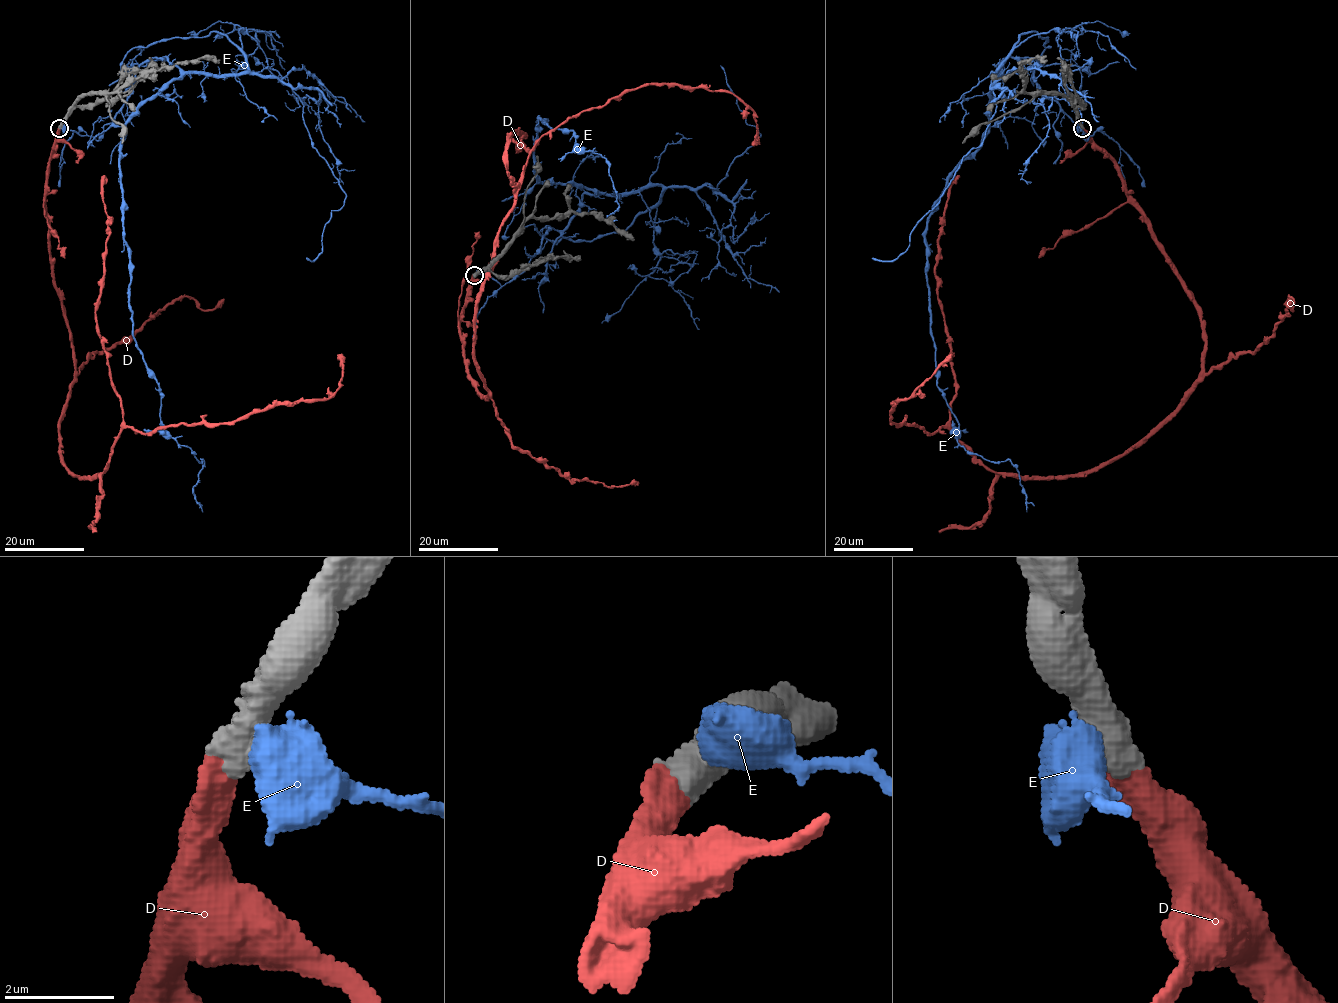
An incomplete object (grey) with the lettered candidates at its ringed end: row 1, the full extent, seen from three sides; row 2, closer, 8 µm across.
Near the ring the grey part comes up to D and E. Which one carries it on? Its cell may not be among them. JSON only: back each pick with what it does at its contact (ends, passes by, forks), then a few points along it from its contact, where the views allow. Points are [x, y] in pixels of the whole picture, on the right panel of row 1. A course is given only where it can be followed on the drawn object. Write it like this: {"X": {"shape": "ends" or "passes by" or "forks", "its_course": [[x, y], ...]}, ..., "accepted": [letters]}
{"D": {"shape": "ends", "its_course": [[1082, 128], [1193, 301], [1201, 380], [1098, 466], [997, 474], [946, 428], [891, 420], [952, 354]]}, "accepted": ["D"]}

